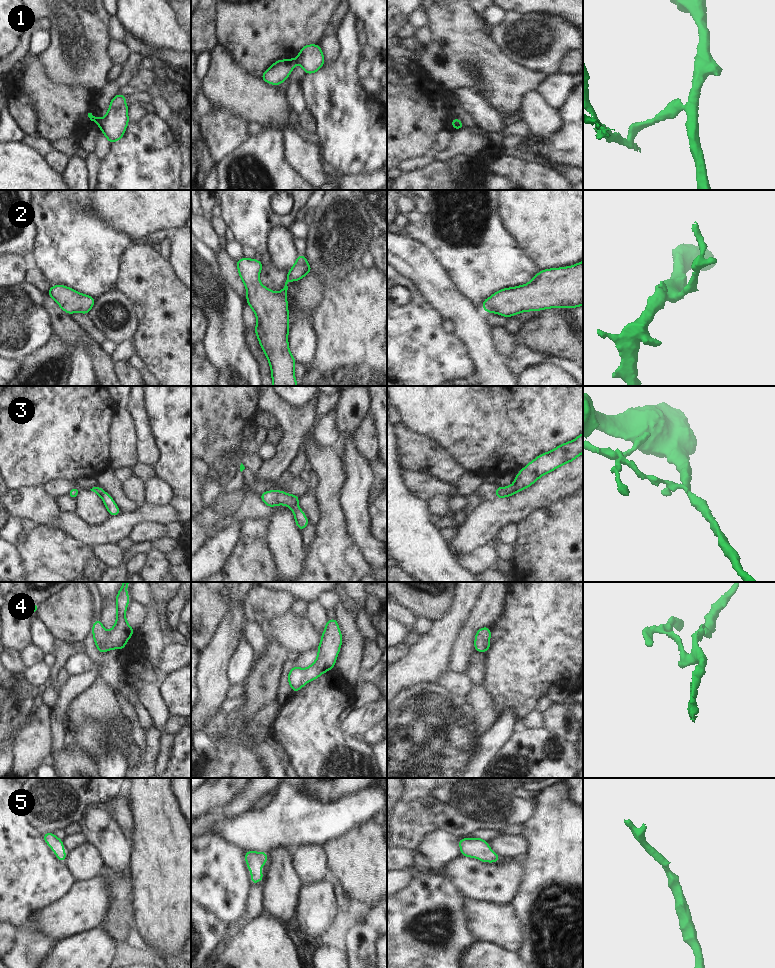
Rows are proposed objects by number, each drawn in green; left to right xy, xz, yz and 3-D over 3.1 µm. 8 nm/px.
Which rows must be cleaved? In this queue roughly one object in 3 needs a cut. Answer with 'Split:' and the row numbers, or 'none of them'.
Split: 1

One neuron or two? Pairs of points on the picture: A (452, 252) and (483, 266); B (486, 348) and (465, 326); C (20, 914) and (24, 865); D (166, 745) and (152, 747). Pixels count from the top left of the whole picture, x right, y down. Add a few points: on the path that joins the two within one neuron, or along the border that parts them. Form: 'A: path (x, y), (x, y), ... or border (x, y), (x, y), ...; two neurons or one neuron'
A: path (460, 252), (469, 252), (475, 258); one neuron
B: path (481, 343), (470, 331); one neuron
C: path (20, 902), (20, 877); one neuron
D: border (162, 733), (155, 767); two neurons

